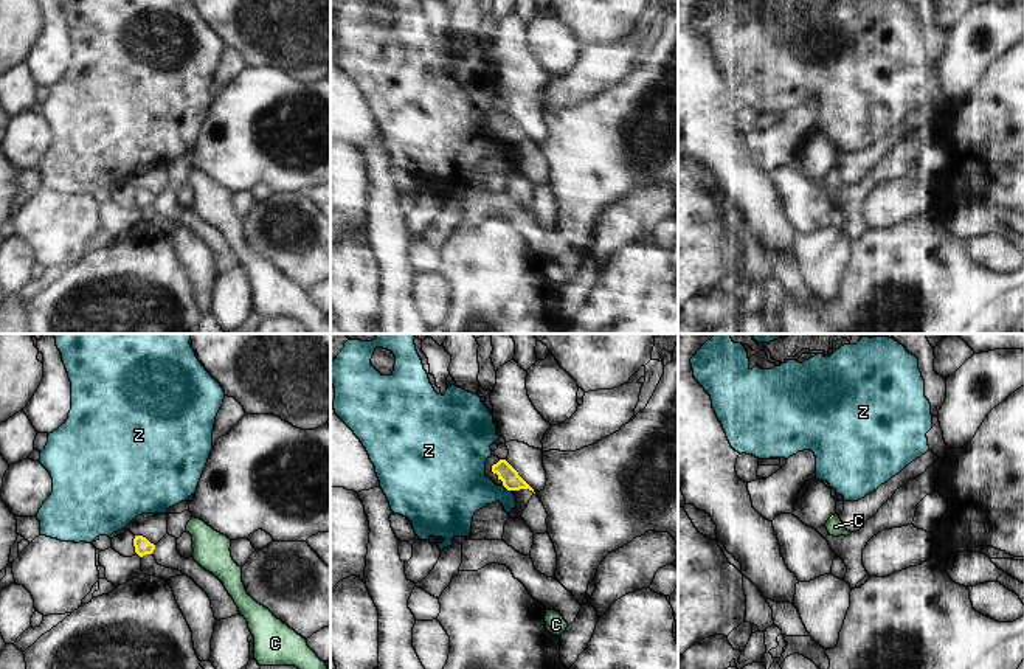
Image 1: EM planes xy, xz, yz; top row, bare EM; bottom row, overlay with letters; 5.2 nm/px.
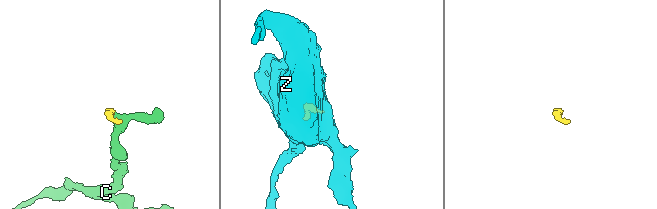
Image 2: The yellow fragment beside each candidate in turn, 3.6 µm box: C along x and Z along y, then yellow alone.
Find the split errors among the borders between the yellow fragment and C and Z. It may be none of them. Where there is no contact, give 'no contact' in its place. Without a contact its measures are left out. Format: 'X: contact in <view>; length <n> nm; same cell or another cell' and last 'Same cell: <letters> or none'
C: no contact; same cell
Z: contact in xz; length 60 nm; another cell
Same cell: C

